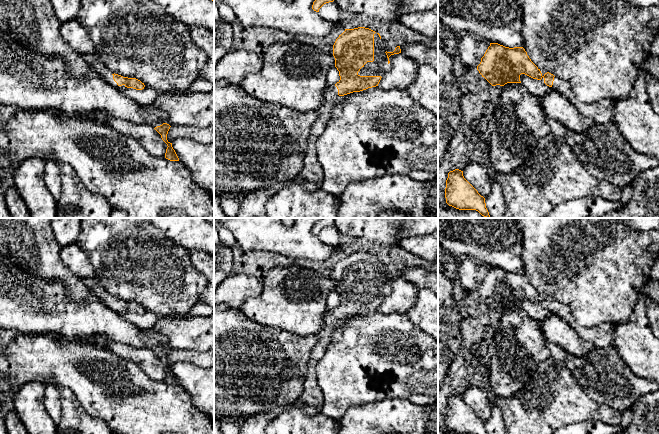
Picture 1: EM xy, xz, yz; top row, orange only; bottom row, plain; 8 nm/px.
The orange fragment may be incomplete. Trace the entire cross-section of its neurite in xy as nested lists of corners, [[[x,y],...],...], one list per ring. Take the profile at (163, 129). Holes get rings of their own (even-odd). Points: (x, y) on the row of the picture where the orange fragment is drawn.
[[[163,123],[160,126],[155,127],[154,129],[161,135],[162,140],[167,144],[167,149],[165,153],[165,158],[170,161],[179,161],[179,158],[172,147],[172,143],[167,140],[167,134],[170,129],[170,125],[167,123]]]

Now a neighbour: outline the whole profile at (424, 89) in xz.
[[[429,64],[418,67],[416,79],[407,88],[411,98],[438,117],[438,72]]]

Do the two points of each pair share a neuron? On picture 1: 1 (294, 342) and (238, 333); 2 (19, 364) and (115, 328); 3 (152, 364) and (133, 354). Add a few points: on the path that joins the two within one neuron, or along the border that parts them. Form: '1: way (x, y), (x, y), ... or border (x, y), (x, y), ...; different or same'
1: way (280, 342), (252, 342); same
2: border (66, 338), (79, 341); different
3: way (147, 361), (138, 356); same

